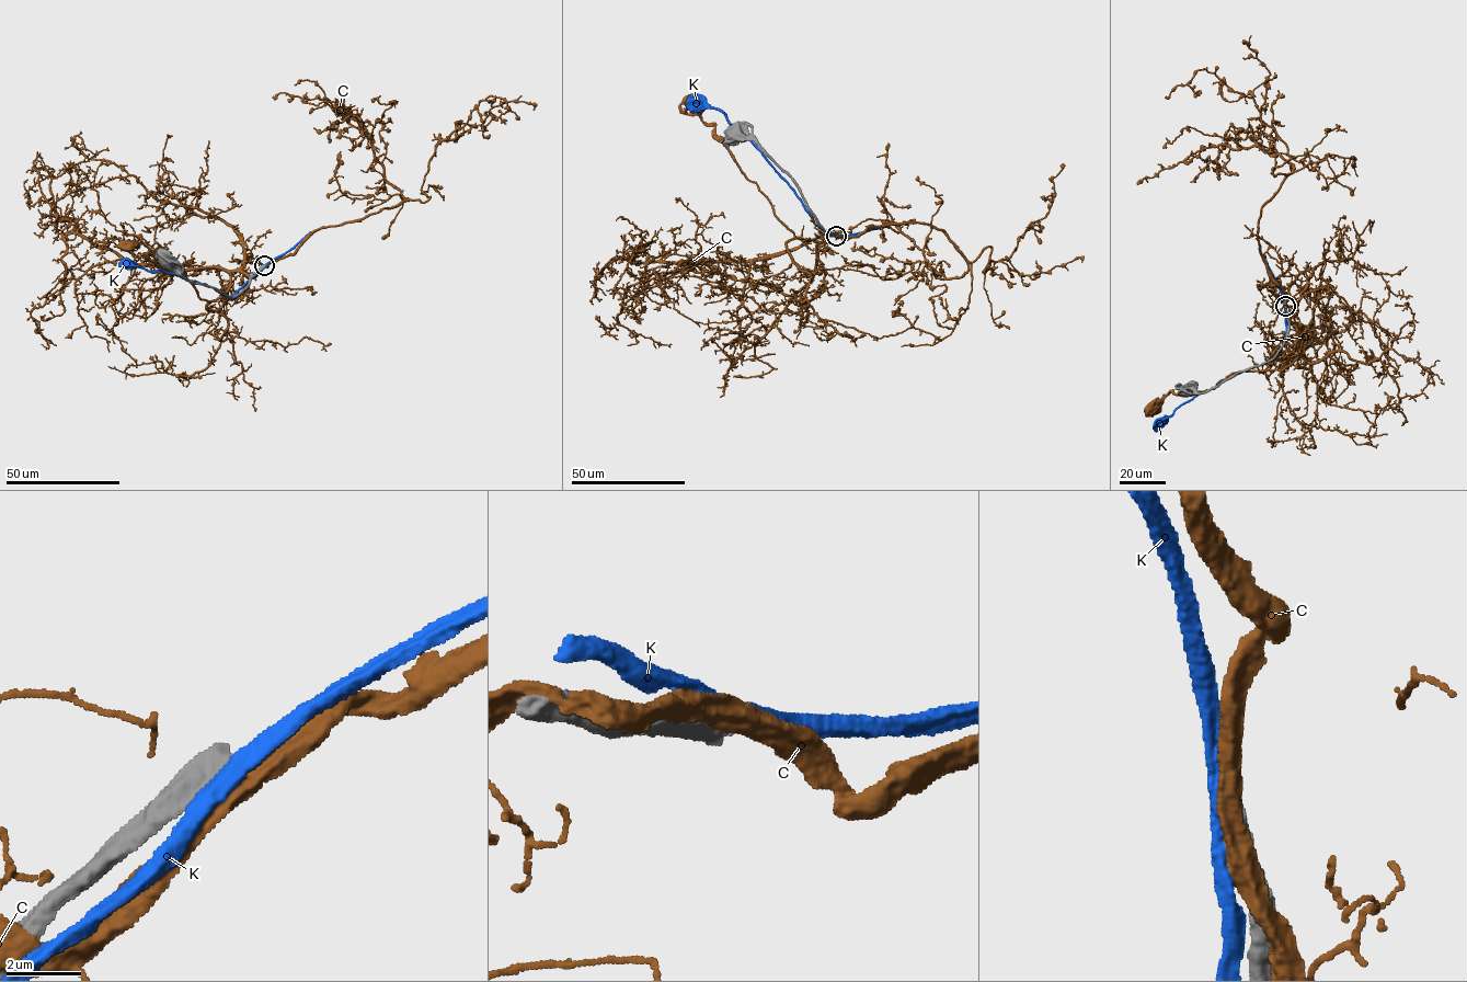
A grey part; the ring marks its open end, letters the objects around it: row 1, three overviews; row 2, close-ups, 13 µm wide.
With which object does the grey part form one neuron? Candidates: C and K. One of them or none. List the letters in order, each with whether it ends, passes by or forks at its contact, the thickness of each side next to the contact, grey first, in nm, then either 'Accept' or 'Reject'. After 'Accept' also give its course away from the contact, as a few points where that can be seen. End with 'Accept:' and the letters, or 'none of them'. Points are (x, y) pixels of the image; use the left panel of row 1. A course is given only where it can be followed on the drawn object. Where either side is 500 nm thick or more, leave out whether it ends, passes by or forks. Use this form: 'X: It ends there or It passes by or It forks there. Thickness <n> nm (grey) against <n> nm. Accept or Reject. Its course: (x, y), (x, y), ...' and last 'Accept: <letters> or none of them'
C: Thickness 650 nm (grey) against 500 nm. Reject
K: Thickness 650 nm (grey) against 440 nm. Reject
Accept: none of them

